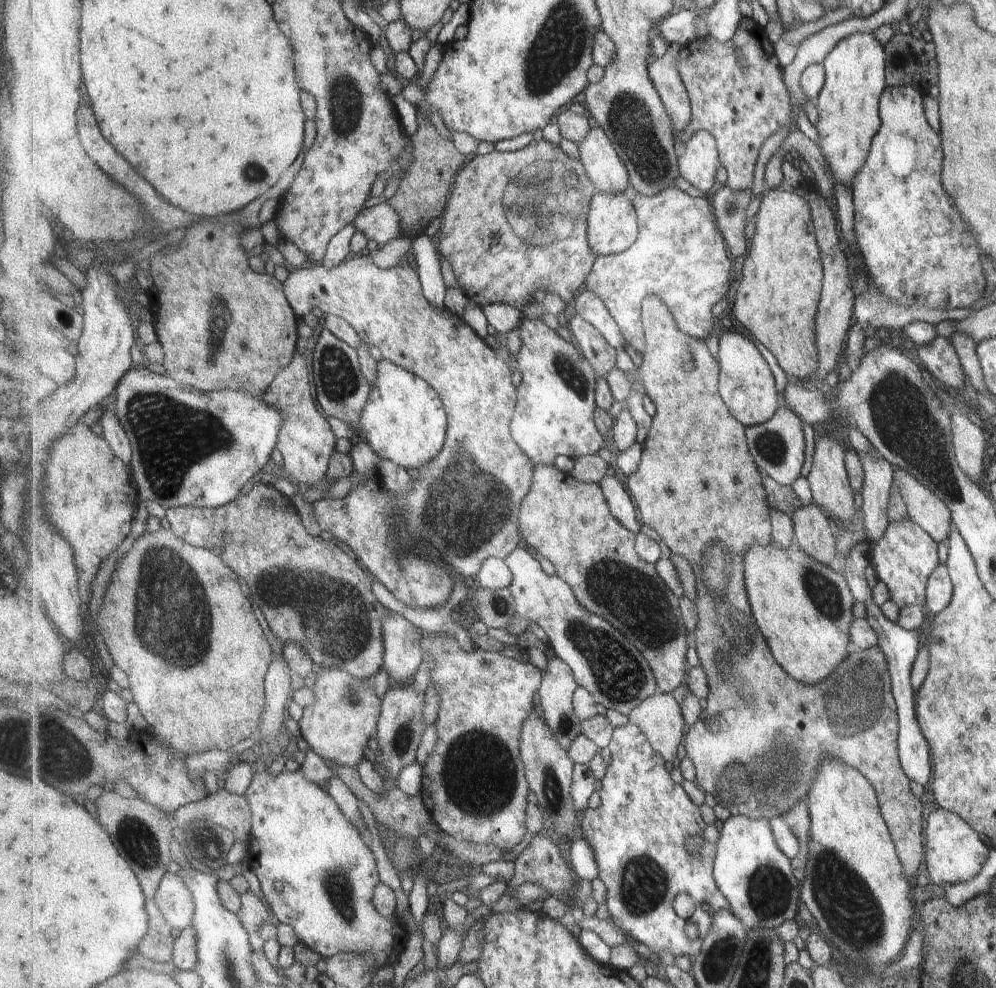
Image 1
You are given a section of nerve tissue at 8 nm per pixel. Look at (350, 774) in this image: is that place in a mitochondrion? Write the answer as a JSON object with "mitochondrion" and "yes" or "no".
{"mitochondrion":"no"}

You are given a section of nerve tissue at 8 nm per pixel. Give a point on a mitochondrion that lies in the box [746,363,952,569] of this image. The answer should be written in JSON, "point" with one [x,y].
{"point":[772,448]}

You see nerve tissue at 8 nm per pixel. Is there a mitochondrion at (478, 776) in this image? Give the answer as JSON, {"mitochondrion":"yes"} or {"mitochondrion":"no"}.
{"mitochondrion":"yes"}

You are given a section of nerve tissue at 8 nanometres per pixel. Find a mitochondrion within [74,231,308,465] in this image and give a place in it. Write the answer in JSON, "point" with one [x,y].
{"point":[217,318]}

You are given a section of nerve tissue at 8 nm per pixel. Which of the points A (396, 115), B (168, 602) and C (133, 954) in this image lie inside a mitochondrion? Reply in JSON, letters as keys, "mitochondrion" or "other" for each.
{"A":"other","B":"mitochondrion","C":"other"}

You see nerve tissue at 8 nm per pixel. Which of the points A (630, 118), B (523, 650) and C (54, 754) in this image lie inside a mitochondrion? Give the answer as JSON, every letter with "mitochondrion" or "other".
{"A":"mitochondrion","B":"other","C":"mitochondrion"}

